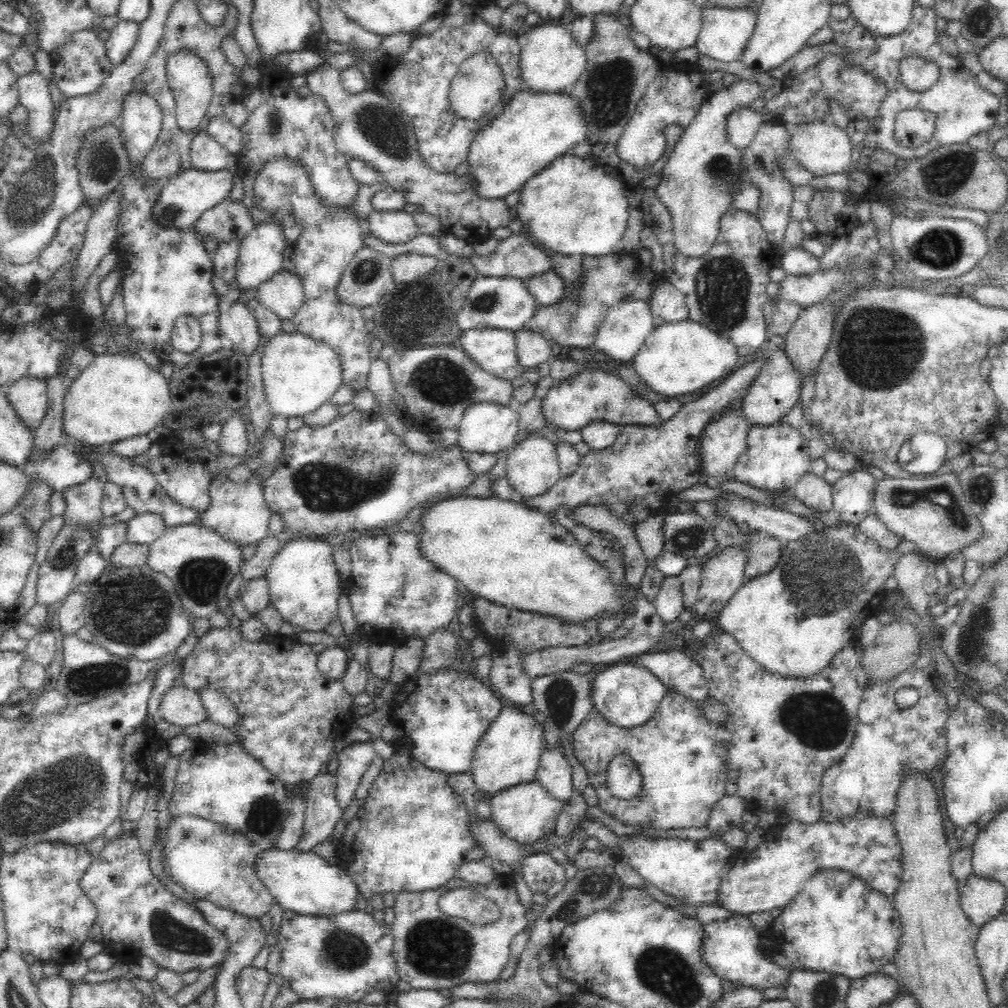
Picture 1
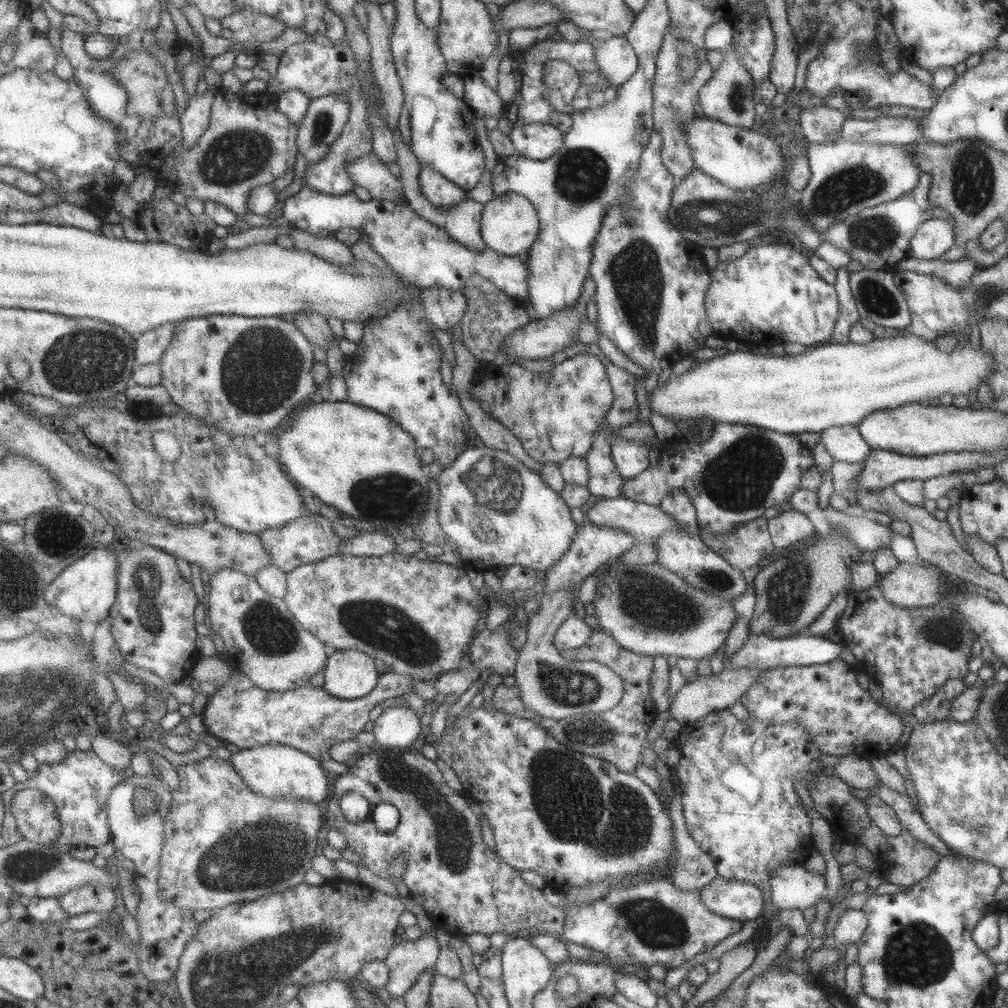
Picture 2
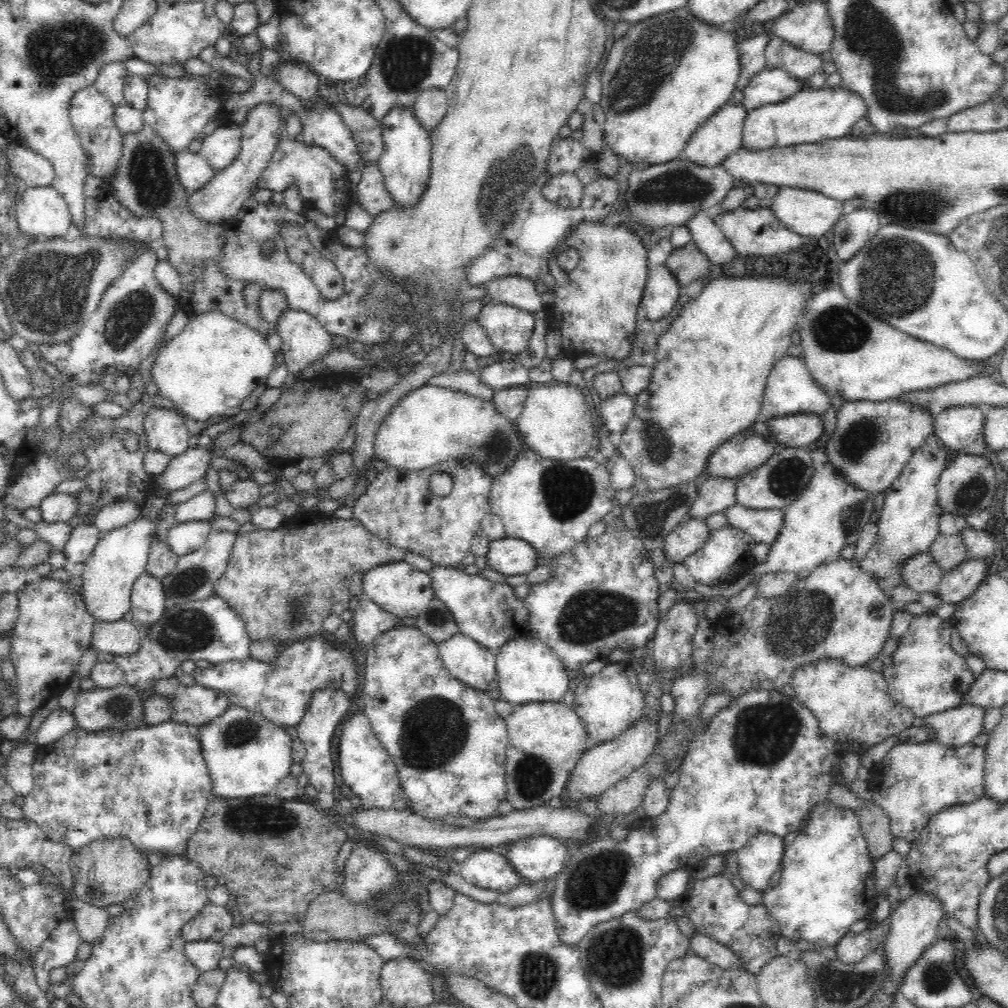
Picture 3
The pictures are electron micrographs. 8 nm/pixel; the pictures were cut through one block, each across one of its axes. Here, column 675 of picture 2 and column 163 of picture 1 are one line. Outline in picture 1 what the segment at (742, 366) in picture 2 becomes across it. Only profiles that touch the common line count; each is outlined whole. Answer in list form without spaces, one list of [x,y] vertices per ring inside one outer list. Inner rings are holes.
[[[106,351],[97,354],[74,381],[69,381],[63,434],[87,445],[111,445],[156,428],[170,408],[169,383],[159,369],[151,368],[139,356]]]

